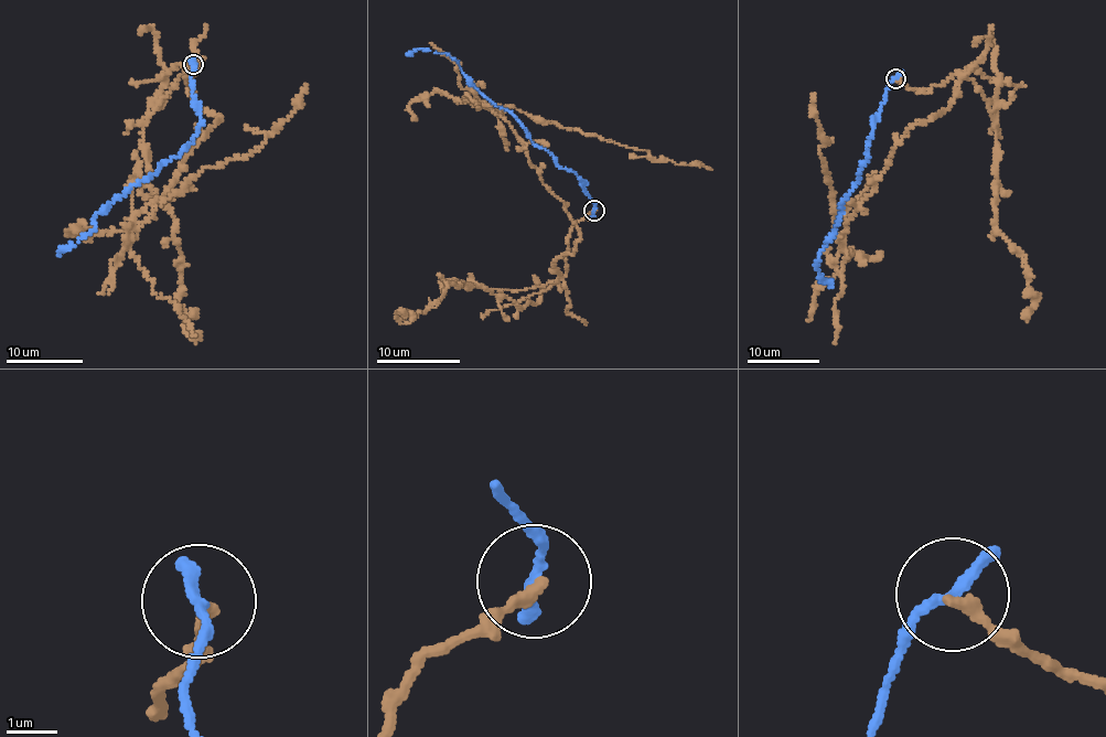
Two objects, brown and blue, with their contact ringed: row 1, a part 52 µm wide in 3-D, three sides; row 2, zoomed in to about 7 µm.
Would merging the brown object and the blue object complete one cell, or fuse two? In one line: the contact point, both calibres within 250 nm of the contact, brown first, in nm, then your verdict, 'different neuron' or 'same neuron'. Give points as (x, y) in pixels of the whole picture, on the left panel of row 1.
(193, 64) | 220/190 nm | different neuron

